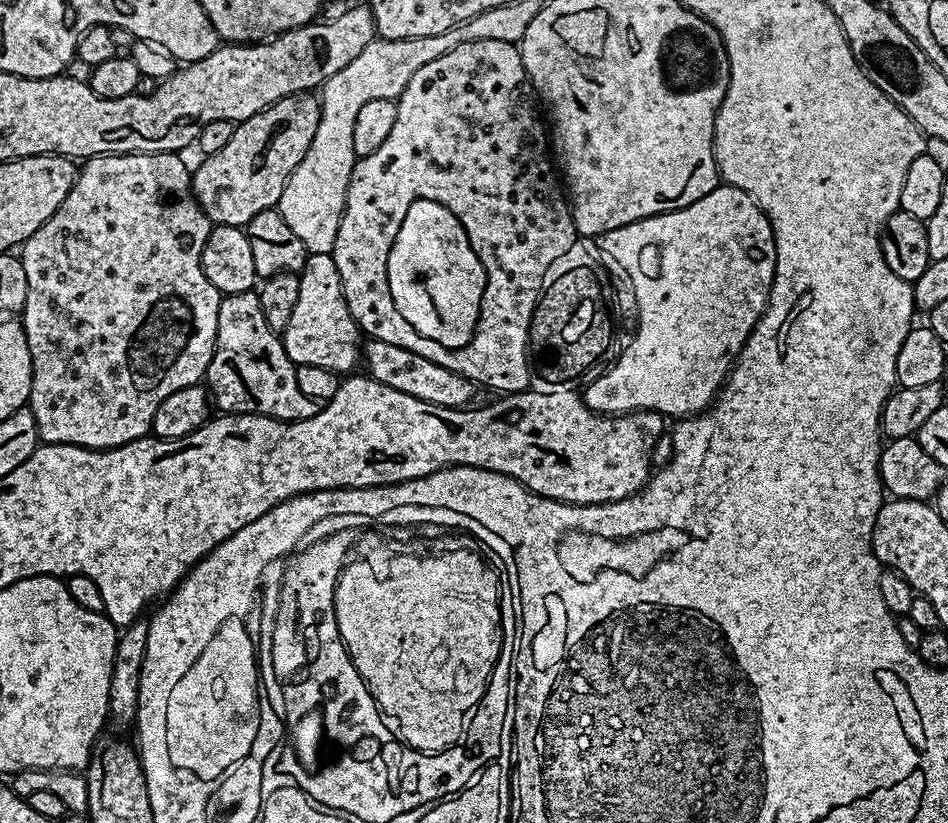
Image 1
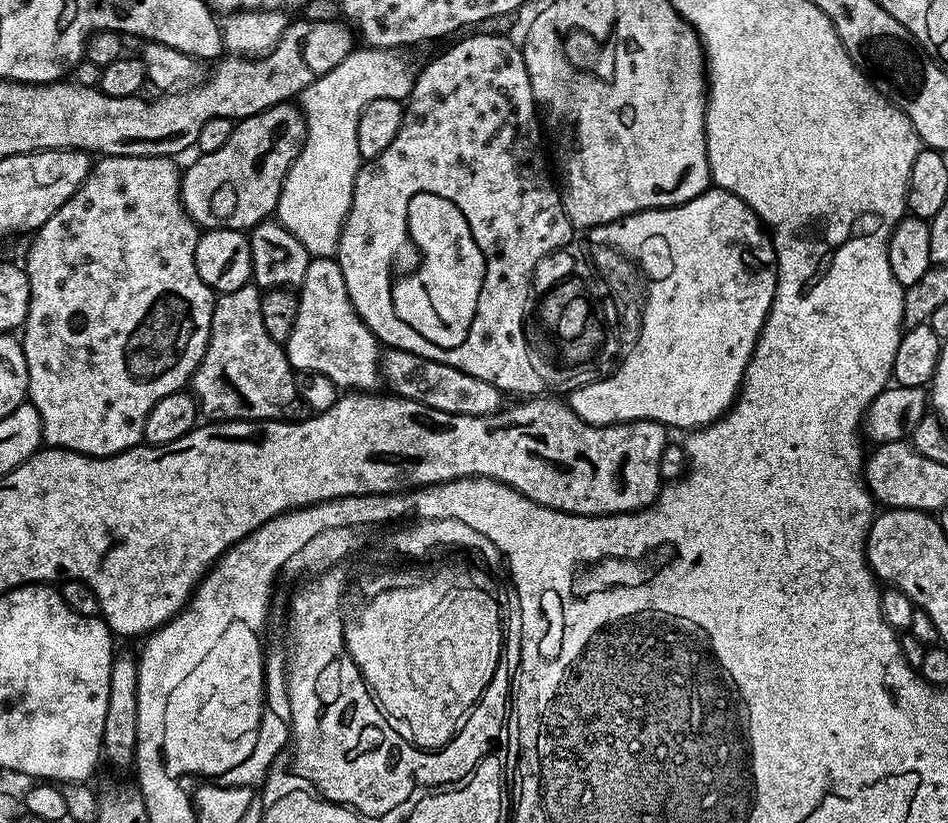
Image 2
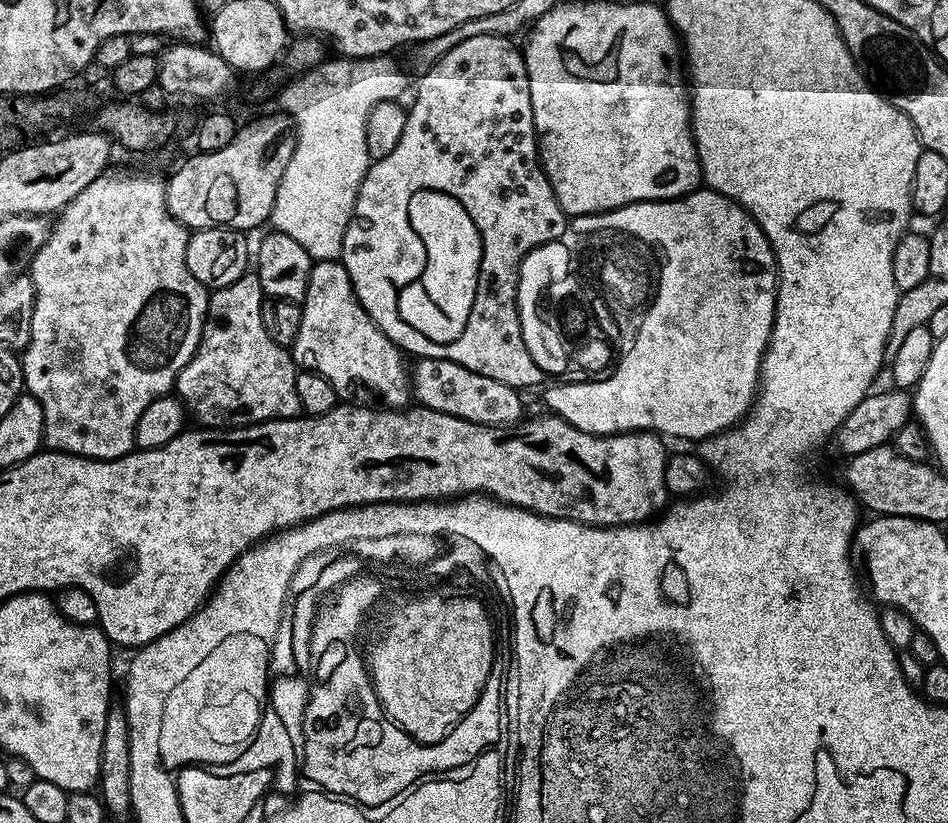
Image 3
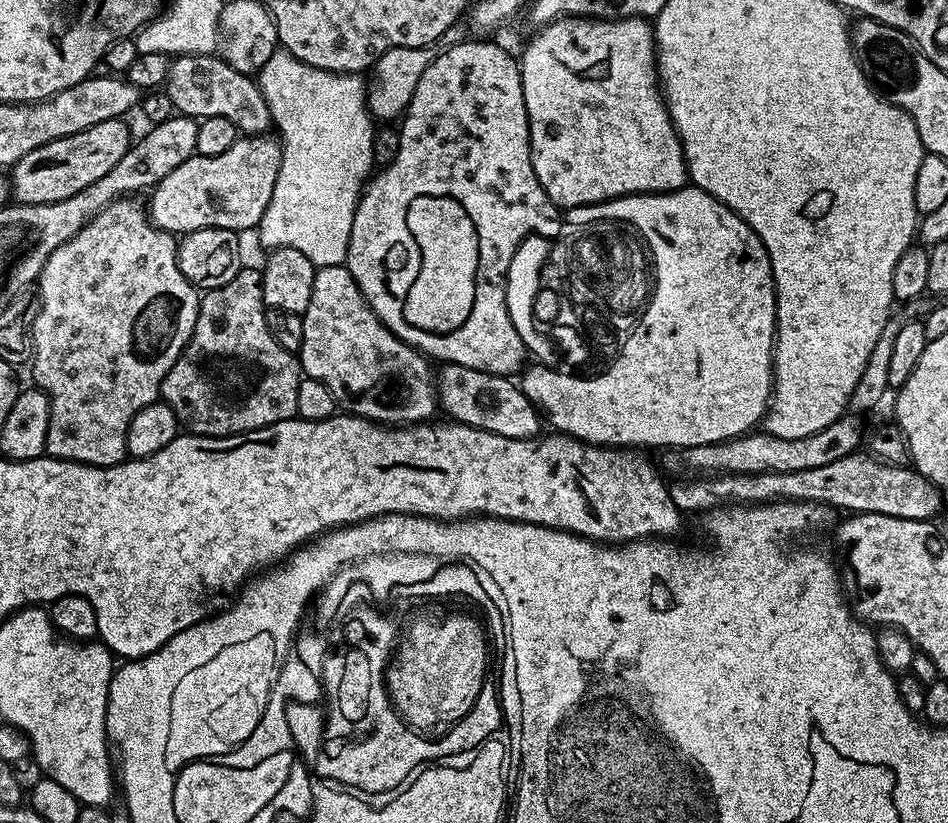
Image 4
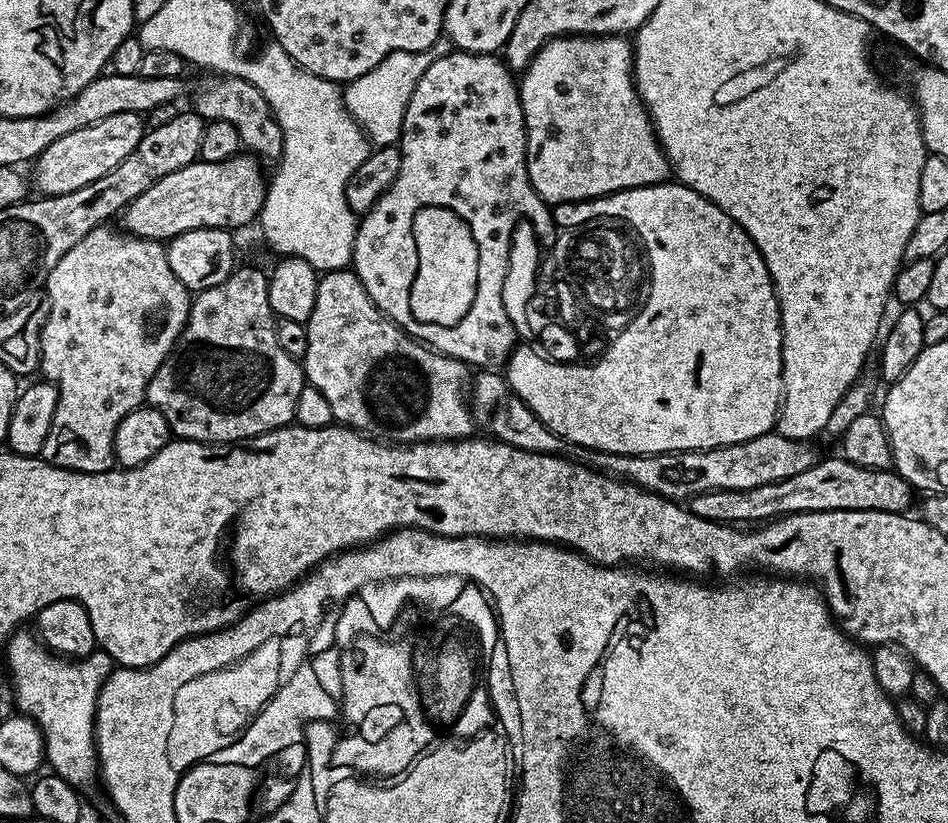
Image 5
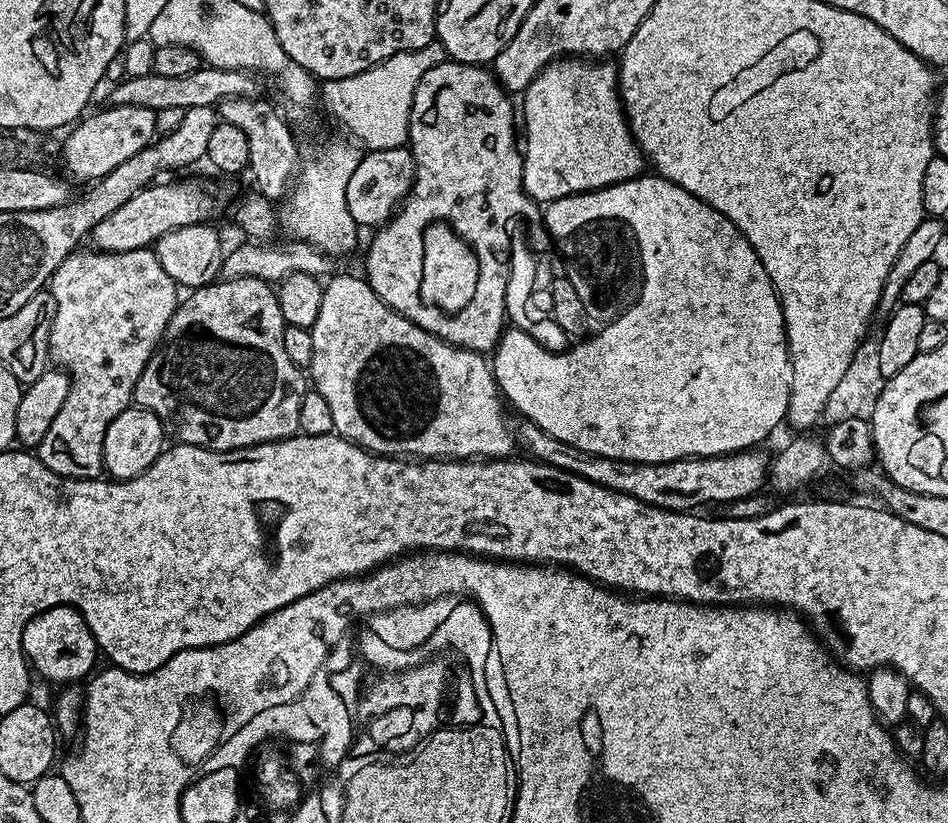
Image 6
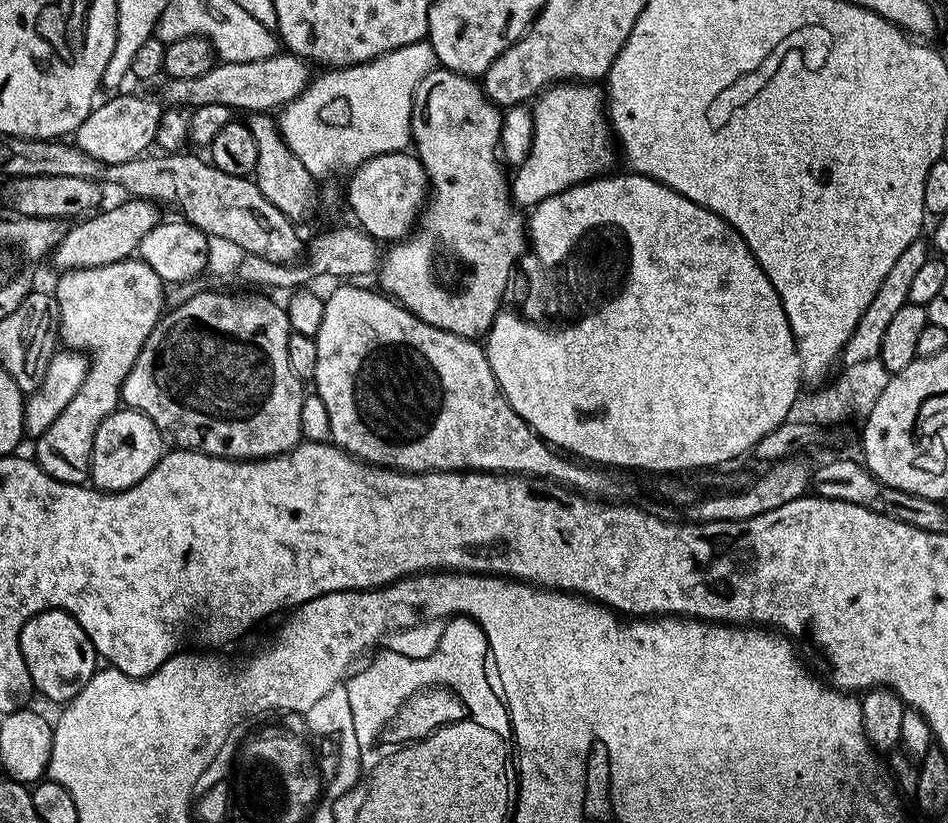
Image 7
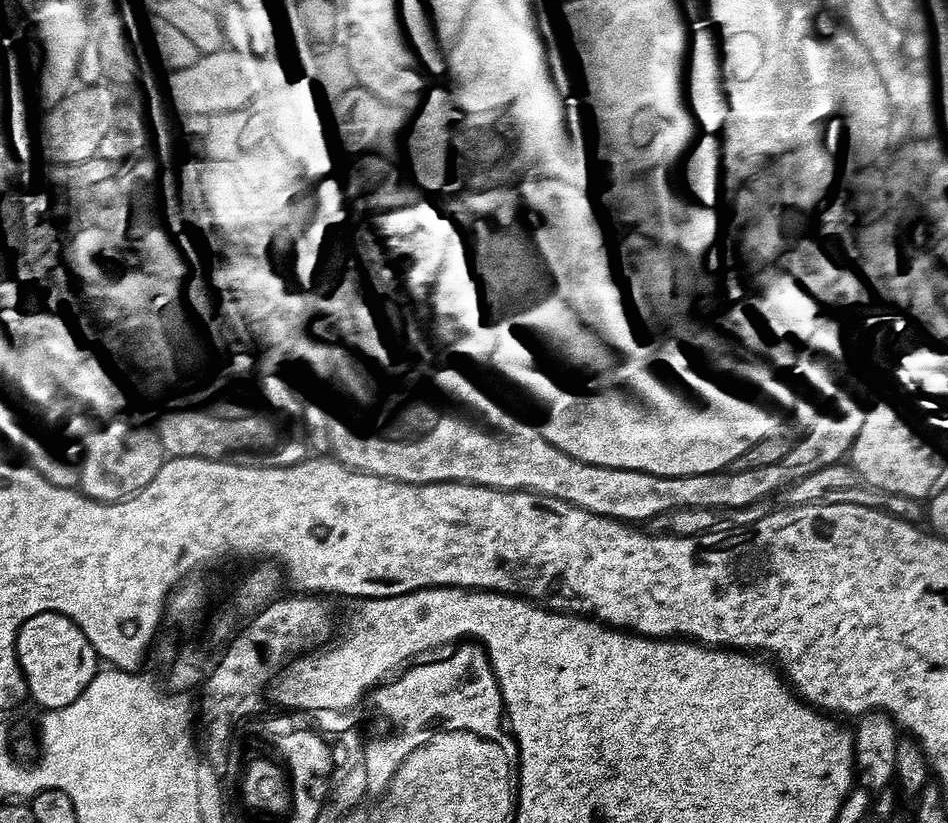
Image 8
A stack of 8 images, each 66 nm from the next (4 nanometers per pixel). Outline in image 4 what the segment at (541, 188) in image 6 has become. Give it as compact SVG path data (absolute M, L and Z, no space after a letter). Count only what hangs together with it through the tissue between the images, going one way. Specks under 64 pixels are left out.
M562 16L553 24L545 24L540 32L524 48L524 57L518 63L522 74L522 94L526 98L526 114L530 130L530 158L534 162L534 174L542 182L542 190L561 210L601 204L619 196L633 196L643 192L673 192L689 183L688 167L684 161L684 151L672 125L668 107L664 104L662 89L656 71L656 38L654 28L647 19L629 18L627 20L594 20L587 16Z

